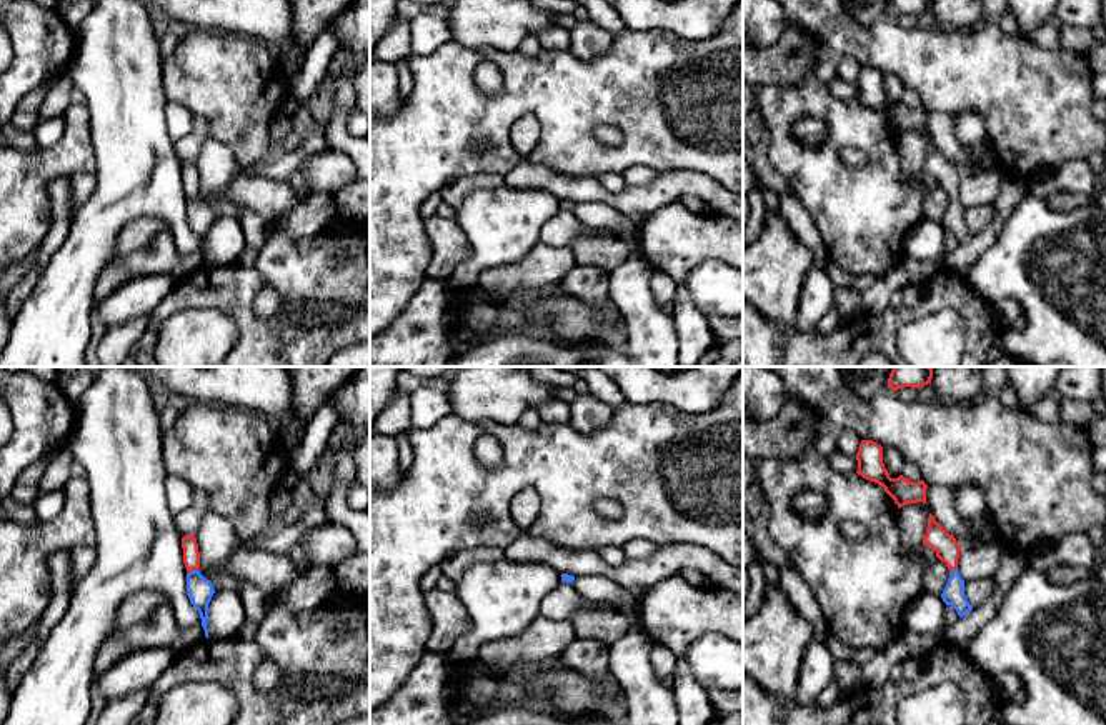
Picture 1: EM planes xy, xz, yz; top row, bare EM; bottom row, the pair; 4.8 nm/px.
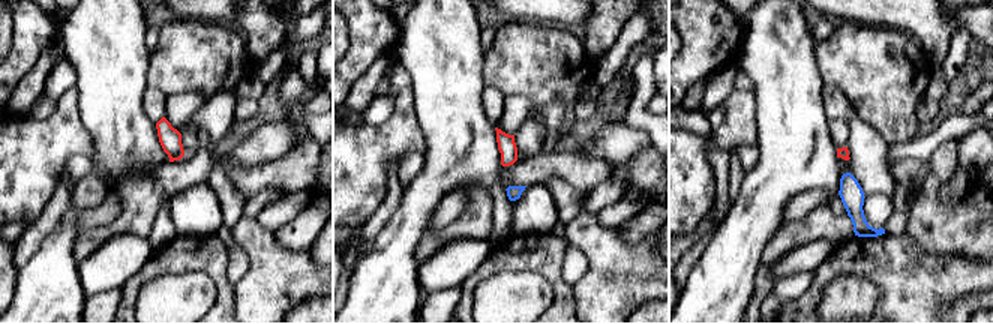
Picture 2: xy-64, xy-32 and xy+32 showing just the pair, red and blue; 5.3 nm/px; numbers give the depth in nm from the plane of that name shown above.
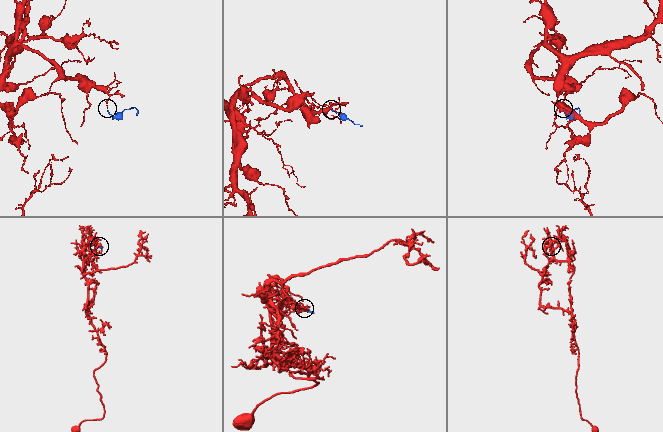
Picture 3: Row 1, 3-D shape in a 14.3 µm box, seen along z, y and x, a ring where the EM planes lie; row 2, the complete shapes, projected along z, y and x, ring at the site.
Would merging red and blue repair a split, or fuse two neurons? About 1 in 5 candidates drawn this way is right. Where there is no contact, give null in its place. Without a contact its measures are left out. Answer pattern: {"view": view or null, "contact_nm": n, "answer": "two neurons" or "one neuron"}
{"view": "xy", "contact_nm": 50, "answer": "one neuron"}

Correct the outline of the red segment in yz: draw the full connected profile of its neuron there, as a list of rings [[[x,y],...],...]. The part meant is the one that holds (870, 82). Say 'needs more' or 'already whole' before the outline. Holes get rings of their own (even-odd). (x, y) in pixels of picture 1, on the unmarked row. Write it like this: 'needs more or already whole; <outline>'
already whole; [[[861,67],[856,80],[858,102],[874,108],[884,115],[884,118],[894,127],[898,135],[908,130],[926,130],[928,112],[921,108],[909,108],[903,102],[891,105],[883,90],[883,73],[873,67]]]

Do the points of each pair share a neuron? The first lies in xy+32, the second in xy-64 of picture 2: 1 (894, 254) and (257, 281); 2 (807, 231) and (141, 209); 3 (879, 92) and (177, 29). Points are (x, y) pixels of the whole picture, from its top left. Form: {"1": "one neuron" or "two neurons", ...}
{"1": "two neurons", "2": "one neuron", "3": "one neuron"}

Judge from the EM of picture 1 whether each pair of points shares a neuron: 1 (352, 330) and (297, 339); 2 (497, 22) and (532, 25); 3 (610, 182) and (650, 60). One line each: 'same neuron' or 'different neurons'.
1: same neuron
2: same neuron
3: different neurons

